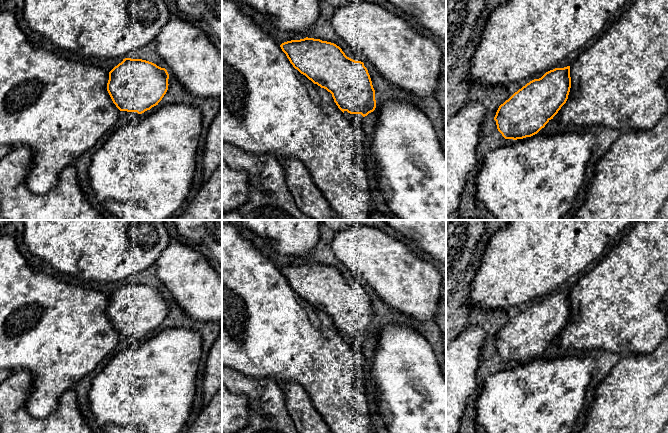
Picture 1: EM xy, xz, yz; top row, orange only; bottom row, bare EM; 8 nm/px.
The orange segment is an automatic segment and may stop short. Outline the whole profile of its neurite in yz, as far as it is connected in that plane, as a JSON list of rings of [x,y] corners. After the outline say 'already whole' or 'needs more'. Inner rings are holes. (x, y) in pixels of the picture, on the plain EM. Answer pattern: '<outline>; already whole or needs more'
[[[570,290],[534,303],[501,328],[494,344],[505,363],[537,358],[566,327],[571,312]]]; already whole

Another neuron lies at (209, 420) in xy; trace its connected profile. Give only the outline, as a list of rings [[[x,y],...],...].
[[[222,390],[203,407],[186,433],[222,433]]]

